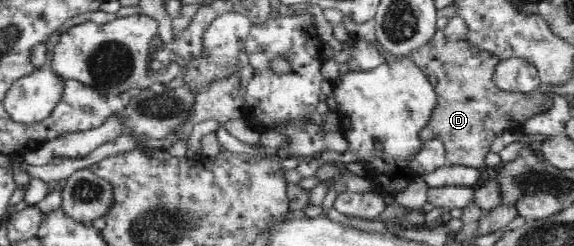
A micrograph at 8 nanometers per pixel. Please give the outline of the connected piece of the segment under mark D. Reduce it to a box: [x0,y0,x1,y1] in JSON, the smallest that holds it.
[409,28,553,167]

